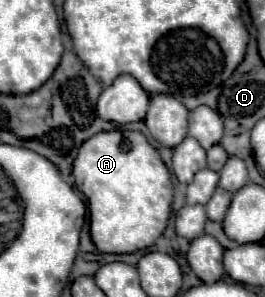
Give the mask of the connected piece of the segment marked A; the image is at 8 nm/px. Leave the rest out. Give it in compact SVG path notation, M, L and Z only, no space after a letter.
M103 131L87 139L79 147L79 153L73 161L73 177L75 177L75 187L87 197L89 219L91 219L91 239L101 253L135 253L135 251L147 249L165 231L169 213L171 213L171 201L173 201L171 177L157 149L145 139L143 133Z

